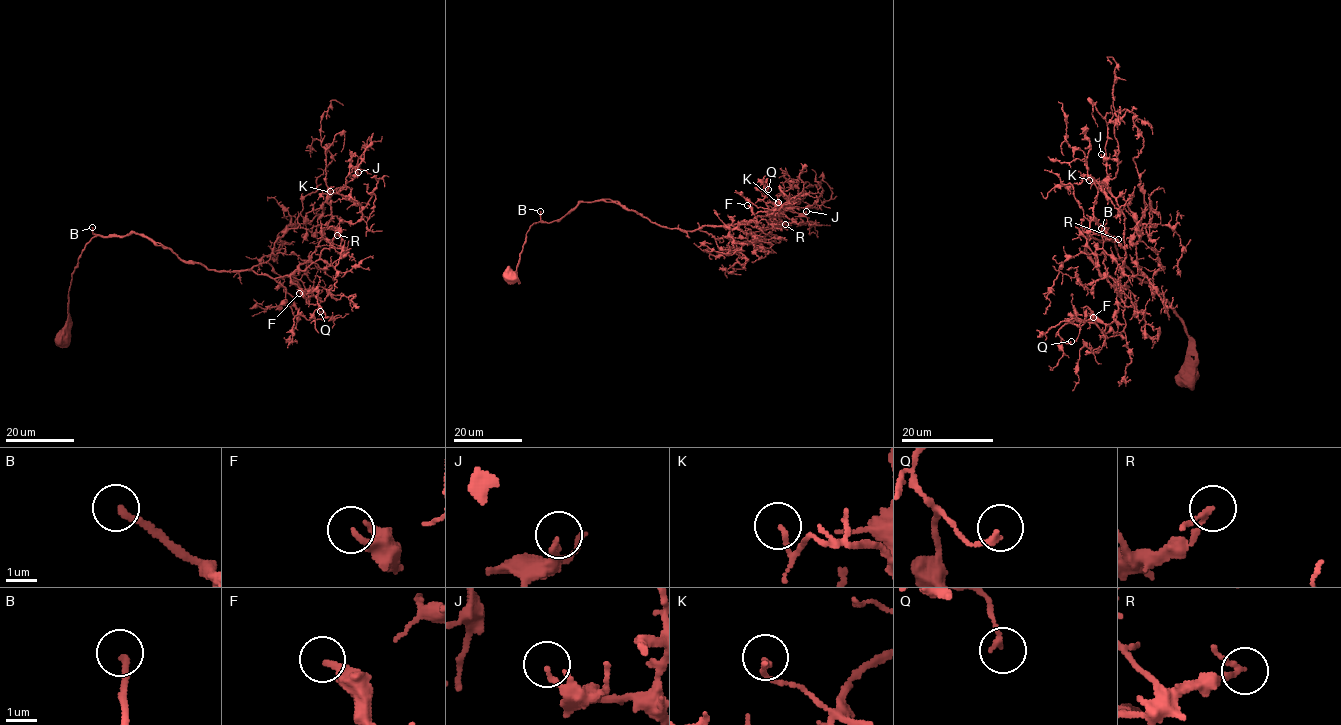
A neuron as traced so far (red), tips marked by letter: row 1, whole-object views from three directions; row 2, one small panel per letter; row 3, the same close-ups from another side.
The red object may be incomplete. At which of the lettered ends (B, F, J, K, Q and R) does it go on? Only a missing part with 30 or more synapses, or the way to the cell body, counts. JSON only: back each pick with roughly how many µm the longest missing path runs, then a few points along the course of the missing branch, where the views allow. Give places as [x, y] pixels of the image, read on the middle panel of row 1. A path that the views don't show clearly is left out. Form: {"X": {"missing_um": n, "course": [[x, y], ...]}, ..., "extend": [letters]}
{"B": {"missing_um": 250, "course": [[540, 211], [599, 67], [720, 5], [769, 14]]}, "extend": ["B"]}

